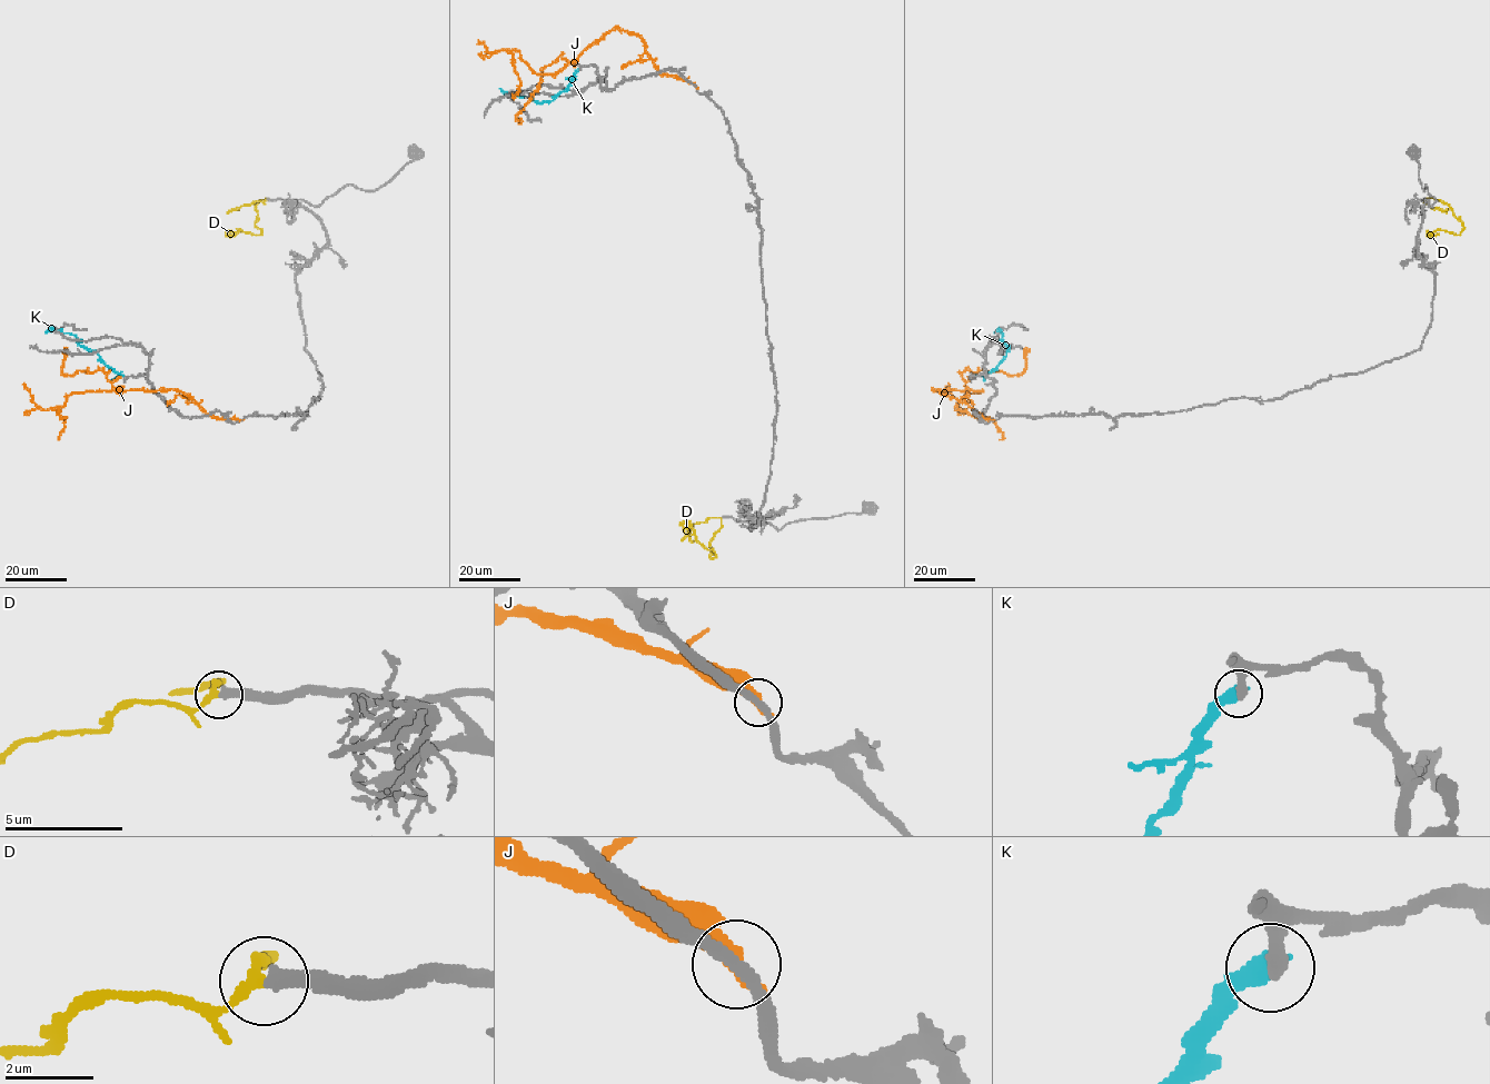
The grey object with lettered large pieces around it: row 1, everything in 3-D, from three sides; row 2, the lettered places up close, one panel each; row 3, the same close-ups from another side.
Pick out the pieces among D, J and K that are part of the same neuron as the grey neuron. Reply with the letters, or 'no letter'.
no letter

